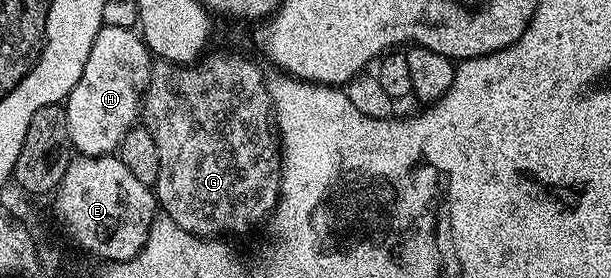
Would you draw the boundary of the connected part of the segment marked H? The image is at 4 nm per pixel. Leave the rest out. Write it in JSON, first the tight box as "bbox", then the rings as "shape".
{"bbox":[64,25,151,155],"shape":[[[105,25],[98,30],[88,53],[88,61],[84,65],[84,73],[64,100],[70,145],[78,155],[112,155],[121,148],[124,137],[139,122],[151,70],[150,50],[146,48],[146,42],[137,30]]]}

